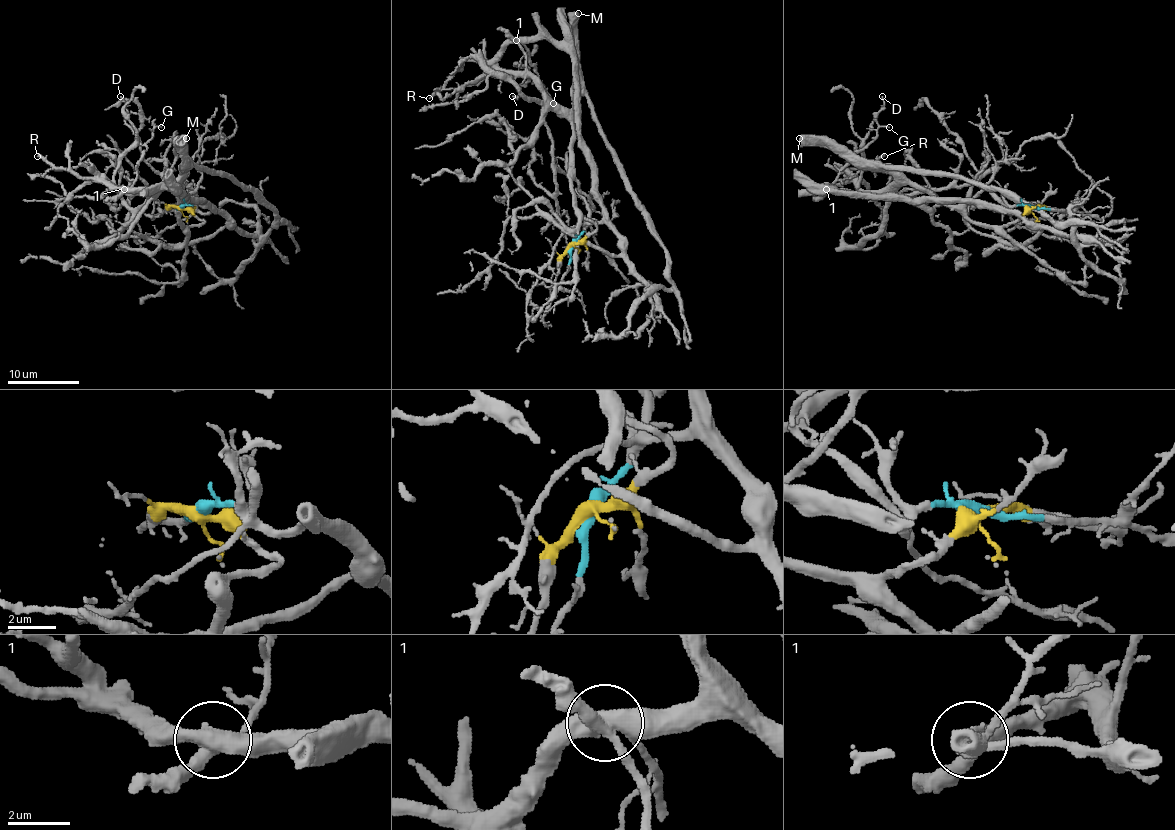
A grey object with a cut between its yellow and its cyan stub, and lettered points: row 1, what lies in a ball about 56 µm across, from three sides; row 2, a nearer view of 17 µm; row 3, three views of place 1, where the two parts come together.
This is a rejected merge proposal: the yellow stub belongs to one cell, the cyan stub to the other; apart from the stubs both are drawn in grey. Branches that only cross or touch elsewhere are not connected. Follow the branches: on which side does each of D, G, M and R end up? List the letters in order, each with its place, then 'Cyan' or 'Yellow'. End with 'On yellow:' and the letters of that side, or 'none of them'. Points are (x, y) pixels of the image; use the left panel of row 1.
D: Place: (120, 96). Yellow
G: Place: (161, 127). Cyan
M: Place: (186, 138). Yellow
R: Place: (37, 156). Cyan
On yellow: D, M

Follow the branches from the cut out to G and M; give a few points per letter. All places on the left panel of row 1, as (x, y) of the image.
G: (180, 207), (210, 210), (172, 189), (133, 187), (137, 162), (151, 131), (162, 128)
M: (180, 207), (189, 208), (205, 221), (187, 226), (180, 221), (181, 142), (187, 139)

